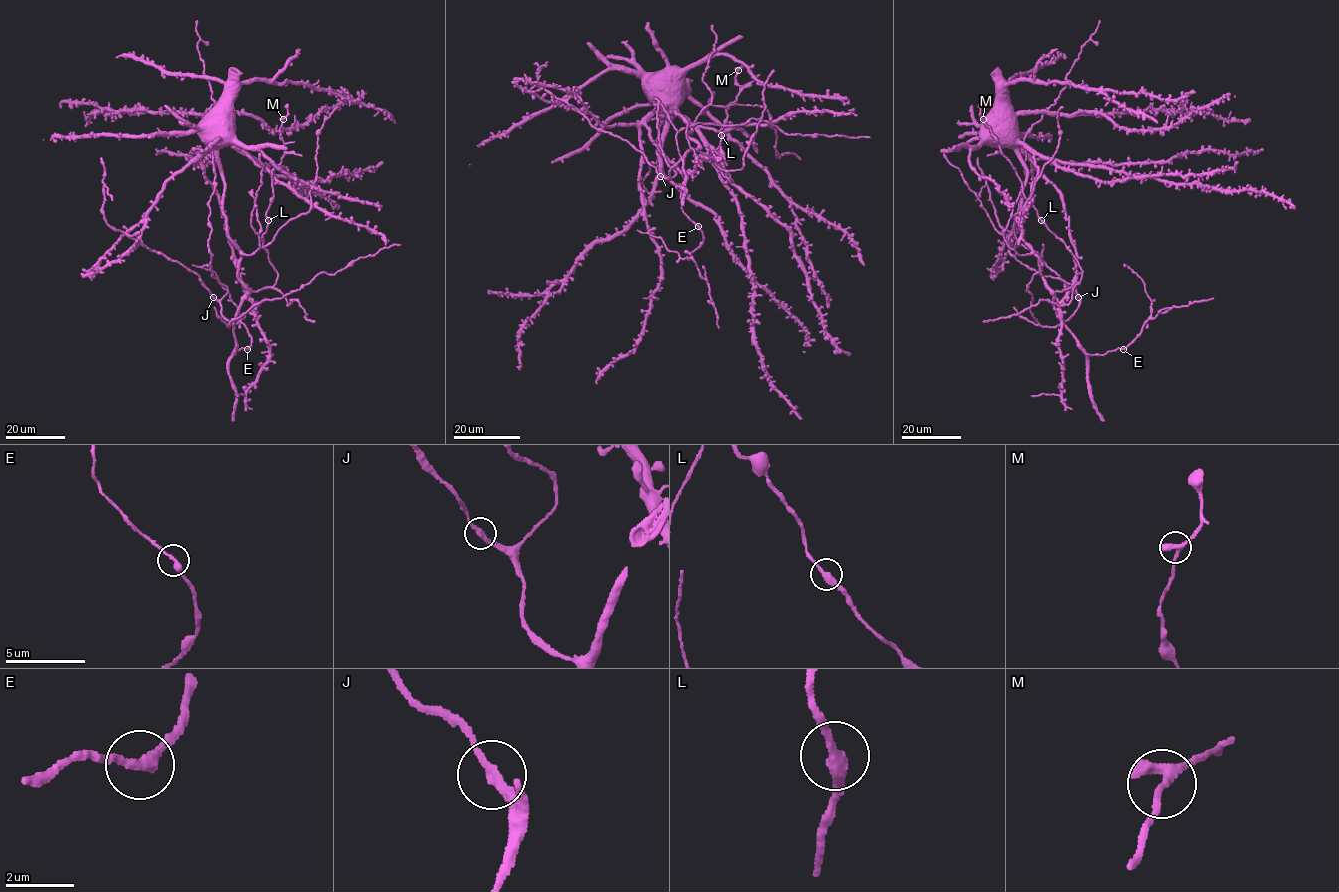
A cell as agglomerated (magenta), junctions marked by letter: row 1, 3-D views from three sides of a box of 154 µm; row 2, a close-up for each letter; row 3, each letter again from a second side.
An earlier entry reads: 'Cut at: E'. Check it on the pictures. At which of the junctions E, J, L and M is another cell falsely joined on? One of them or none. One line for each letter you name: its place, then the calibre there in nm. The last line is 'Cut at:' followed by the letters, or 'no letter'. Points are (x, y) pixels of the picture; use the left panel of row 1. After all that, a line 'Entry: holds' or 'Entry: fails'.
Cut at: no letter
Entry: fails

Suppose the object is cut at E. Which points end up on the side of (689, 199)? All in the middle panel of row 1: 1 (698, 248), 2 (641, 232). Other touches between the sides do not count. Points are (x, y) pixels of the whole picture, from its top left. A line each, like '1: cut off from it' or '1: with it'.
1: cut off from it
2: cut off from it

